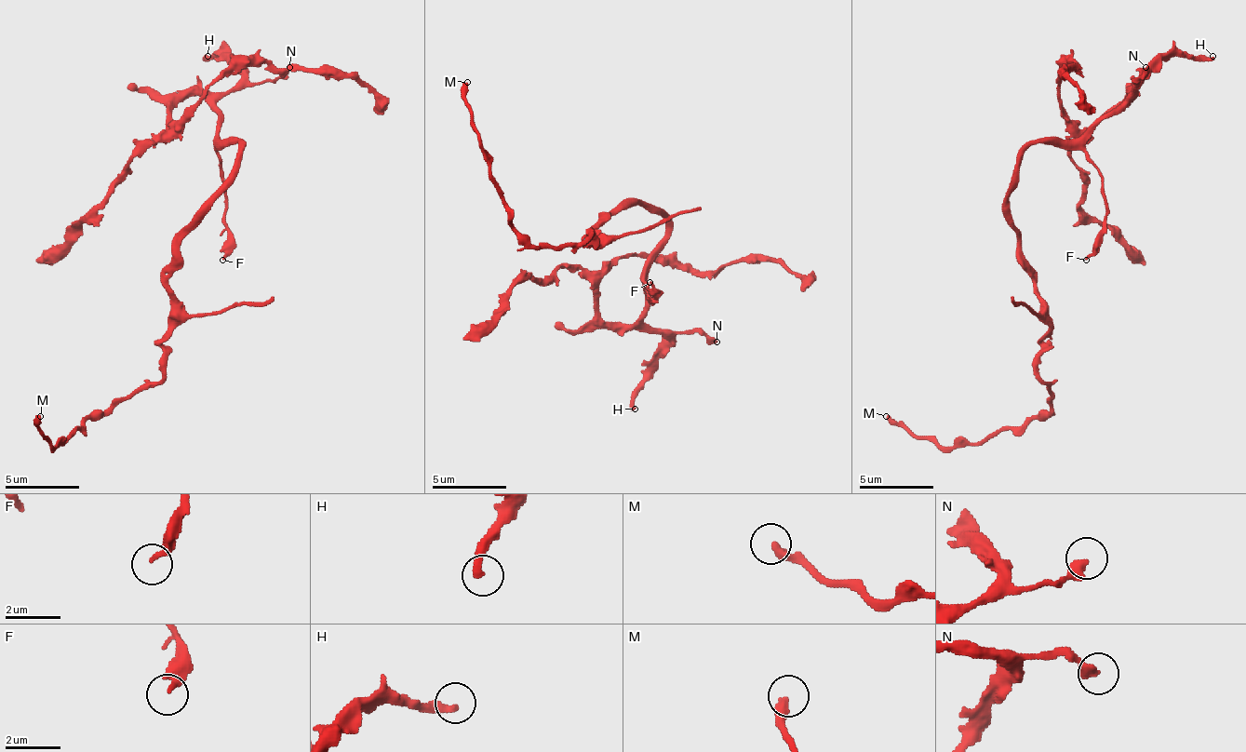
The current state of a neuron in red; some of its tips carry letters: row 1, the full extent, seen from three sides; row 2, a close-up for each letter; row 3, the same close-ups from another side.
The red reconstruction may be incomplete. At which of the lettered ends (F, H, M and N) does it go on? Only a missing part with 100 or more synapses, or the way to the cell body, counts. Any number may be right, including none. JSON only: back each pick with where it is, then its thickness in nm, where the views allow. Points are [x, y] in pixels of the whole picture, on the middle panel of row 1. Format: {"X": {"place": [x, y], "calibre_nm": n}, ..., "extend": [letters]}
{"extend": []}

